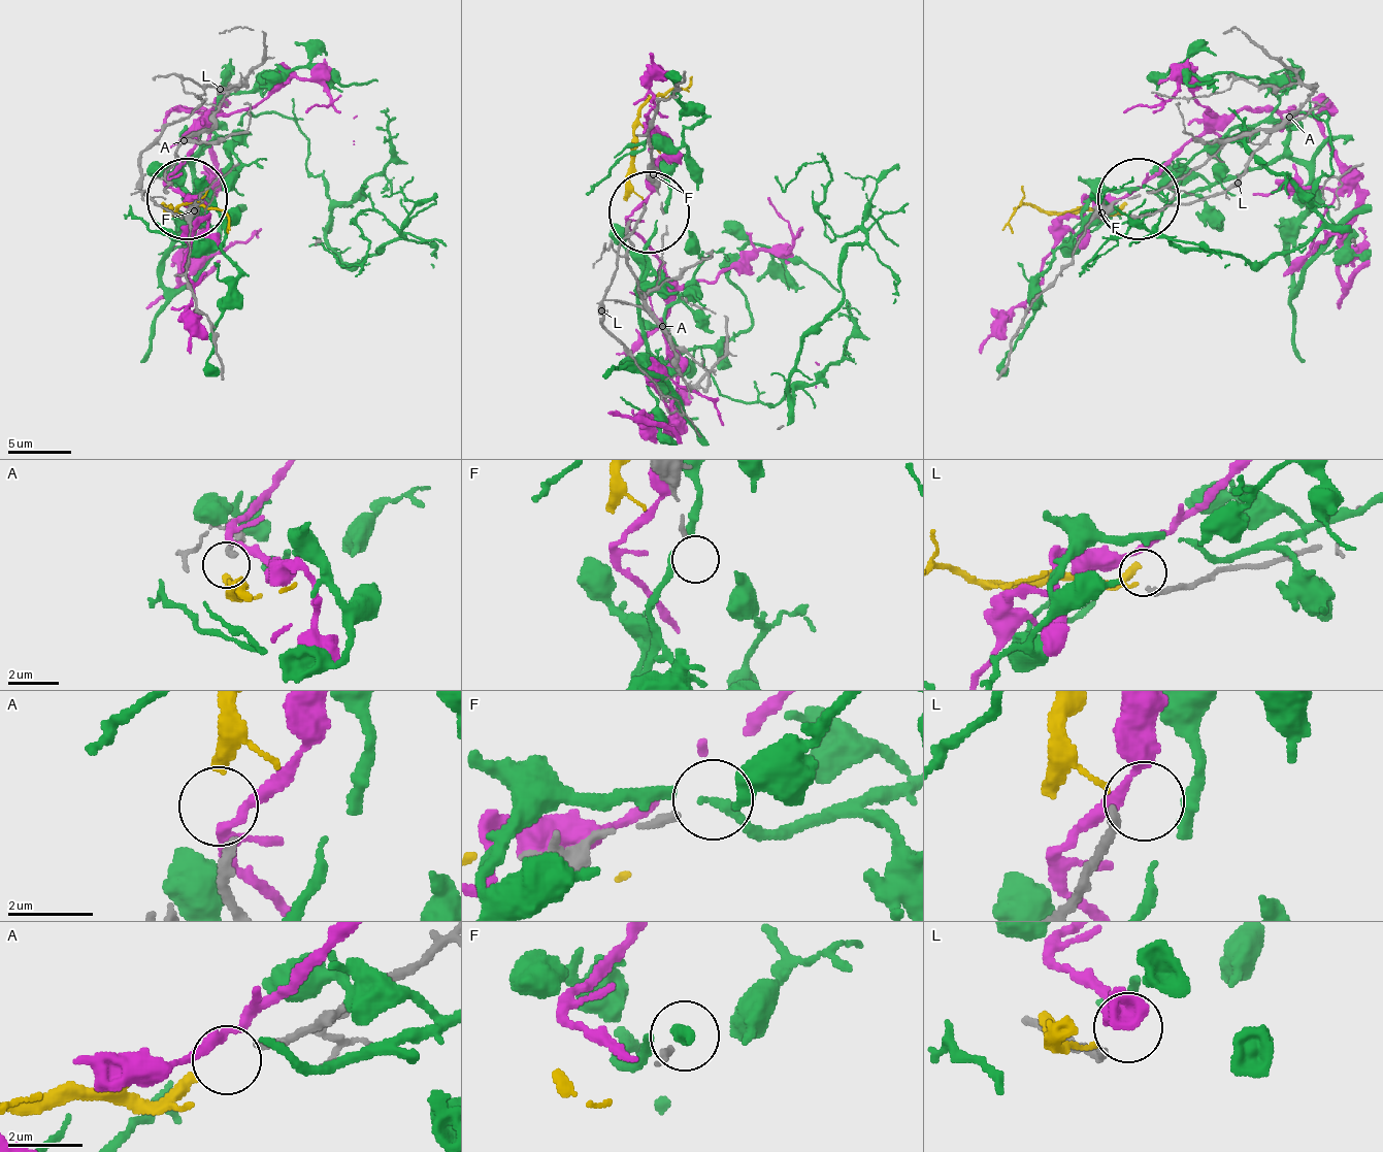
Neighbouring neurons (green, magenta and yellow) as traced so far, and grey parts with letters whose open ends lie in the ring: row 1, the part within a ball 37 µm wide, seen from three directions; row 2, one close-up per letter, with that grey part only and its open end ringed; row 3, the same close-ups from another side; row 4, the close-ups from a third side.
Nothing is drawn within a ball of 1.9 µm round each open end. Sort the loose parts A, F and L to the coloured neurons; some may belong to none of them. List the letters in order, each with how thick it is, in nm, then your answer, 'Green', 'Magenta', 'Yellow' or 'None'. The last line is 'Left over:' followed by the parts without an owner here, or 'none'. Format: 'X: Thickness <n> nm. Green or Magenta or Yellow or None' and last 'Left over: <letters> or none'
A: Thickness 240 nm. Yellow
F: Thickness 190 nm. None
L: Thickness 240 nm. None
Left over: F, L

